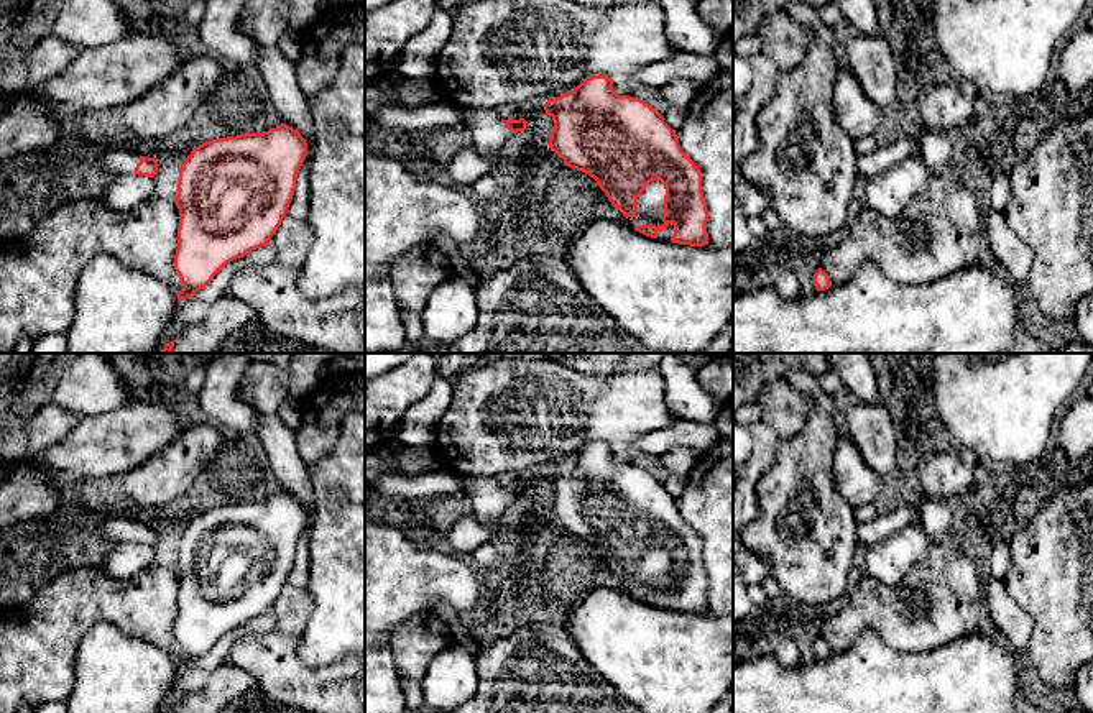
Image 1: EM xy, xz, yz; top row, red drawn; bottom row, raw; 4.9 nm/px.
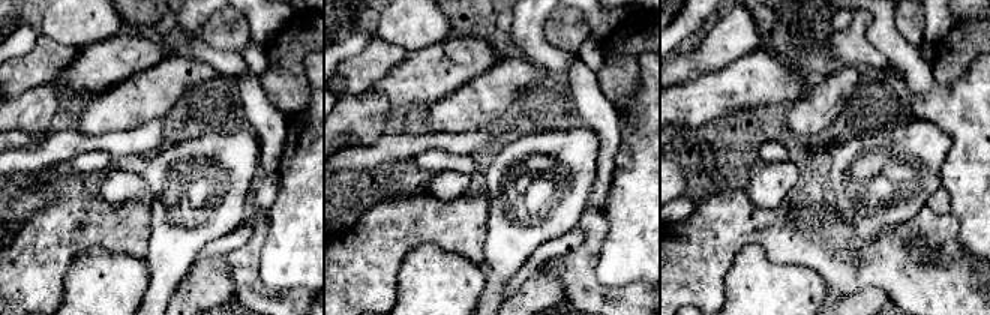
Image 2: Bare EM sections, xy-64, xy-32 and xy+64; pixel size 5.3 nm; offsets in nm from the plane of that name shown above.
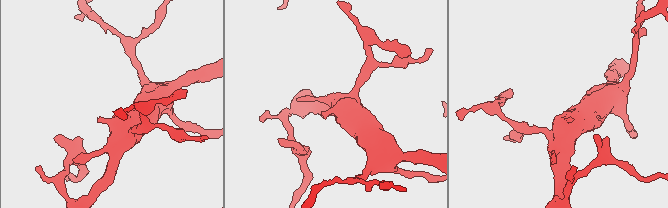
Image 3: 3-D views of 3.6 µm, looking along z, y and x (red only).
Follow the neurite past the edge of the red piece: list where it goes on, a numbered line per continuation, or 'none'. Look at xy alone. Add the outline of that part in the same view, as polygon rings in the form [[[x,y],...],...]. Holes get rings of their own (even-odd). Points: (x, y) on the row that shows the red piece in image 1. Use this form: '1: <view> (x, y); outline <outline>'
1: xy (119, 161); outline [[[122,148],[107,151],[100,161],[102,169],[112,177],[127,172],[135,172],[138,163],[140,163],[140,154]]]

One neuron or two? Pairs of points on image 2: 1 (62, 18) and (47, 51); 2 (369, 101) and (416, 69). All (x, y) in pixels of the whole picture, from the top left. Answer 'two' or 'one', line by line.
1: two
2: two

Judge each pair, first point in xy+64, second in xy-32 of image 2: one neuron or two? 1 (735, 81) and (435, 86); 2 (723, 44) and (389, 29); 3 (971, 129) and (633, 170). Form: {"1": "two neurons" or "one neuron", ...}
{"1": "one neuron", "2": "one neuron", "3": "one neuron"}

